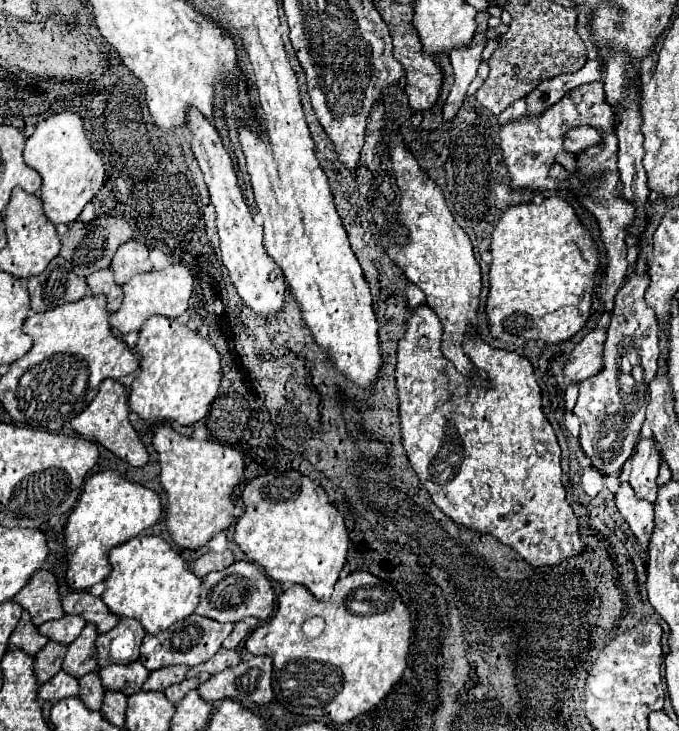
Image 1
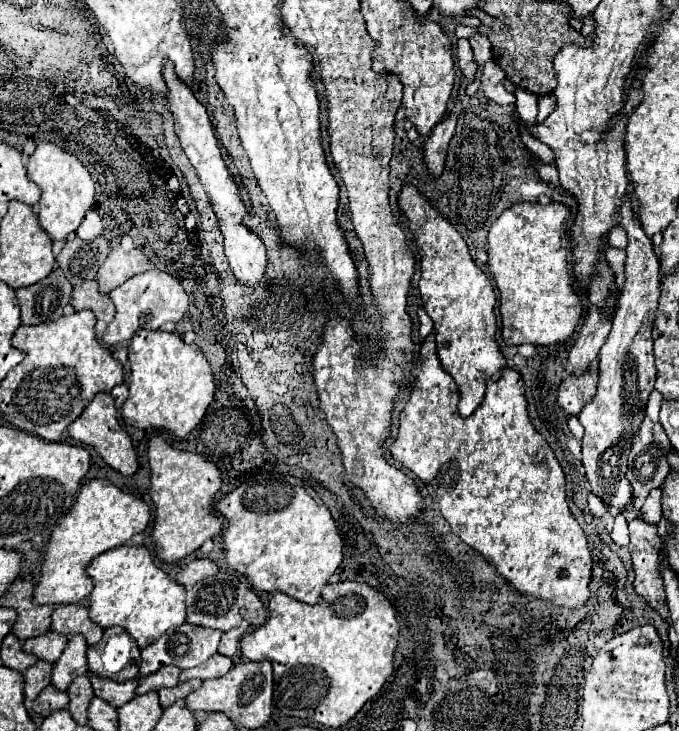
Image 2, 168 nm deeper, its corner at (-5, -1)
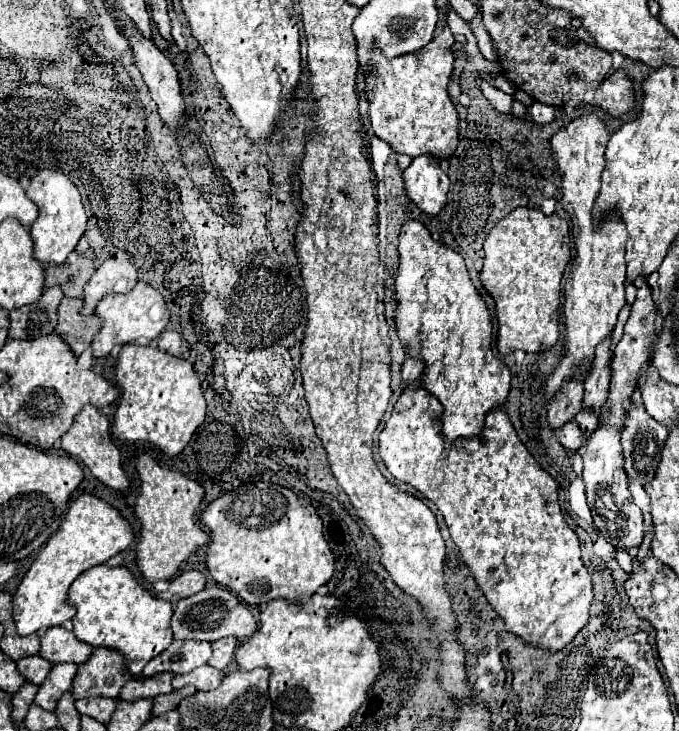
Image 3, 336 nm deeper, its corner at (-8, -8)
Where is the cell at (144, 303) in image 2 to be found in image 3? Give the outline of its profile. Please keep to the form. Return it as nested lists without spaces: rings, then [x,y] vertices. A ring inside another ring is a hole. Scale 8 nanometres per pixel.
[[[139,281],[125,295],[115,295],[115,293],[105,295],[99,301],[95,313],[99,317],[103,317],[103,321],[105,321],[103,327],[101,327],[101,331],[99,331],[99,335],[93,339],[93,345],[91,345],[95,357],[109,355],[117,345],[125,345],[125,343],[149,343],[151,339],[159,337],[165,331],[165,327],[169,325],[169,321],[171,321],[171,313],[167,309],[165,297],[155,287],[151,287],[149,283],[145,283],[145,281]]]

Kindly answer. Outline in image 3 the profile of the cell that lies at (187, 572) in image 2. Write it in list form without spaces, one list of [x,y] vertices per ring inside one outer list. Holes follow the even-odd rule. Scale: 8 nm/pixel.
[[[193,569],[193,571],[185,571],[179,577],[175,577],[171,581],[169,589],[163,591],[163,593],[157,593],[157,597],[167,599],[171,603],[177,603],[185,597],[191,597],[191,595],[199,593],[201,589],[205,589],[205,575],[201,571]]]

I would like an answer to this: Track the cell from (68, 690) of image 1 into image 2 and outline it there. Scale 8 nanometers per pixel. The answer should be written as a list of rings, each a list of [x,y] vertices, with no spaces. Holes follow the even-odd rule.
[[[46,686],[46,688],[38,694],[38,698],[34,700],[32,710],[34,710],[36,714],[40,714],[40,712],[54,712],[54,710],[62,710],[66,704],[68,704],[66,692],[58,692],[58,690]]]

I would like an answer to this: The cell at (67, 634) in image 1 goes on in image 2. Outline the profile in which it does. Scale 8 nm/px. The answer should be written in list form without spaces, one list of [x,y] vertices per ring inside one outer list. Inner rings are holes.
[[[46,632],[42,636],[36,636],[34,640],[26,640],[22,644],[22,650],[26,654],[34,654],[36,658],[44,662],[56,662],[64,650],[68,640],[62,640],[62,636],[54,636],[54,632]]]

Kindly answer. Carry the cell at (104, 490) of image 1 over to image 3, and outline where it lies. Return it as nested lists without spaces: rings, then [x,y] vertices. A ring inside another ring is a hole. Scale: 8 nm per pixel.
[[[79,495],[71,503],[63,525],[41,549],[13,595],[13,619],[17,625],[17,633],[31,635],[41,627],[49,629],[73,619],[77,609],[67,601],[71,583],[89,567],[105,563],[113,555],[125,551],[133,541],[135,533],[131,523],[113,505],[95,495]]]

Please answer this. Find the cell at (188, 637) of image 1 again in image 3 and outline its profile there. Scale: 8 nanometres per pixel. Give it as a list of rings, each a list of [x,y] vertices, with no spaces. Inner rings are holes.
[[[175,639],[161,655],[153,657],[145,667],[143,667],[143,675],[151,677],[155,673],[175,673],[175,675],[183,675],[193,671],[195,667],[201,667],[209,661],[213,649],[211,643],[205,641],[179,641]]]

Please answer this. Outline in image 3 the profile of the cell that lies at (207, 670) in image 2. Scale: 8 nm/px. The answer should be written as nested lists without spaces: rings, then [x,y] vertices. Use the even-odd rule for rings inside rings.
[[[203,665],[203,667],[193,669],[187,675],[175,675],[173,687],[181,689],[185,685],[195,685],[199,691],[211,691],[211,689],[217,689],[221,685],[221,681],[223,681],[223,673],[221,671],[217,671],[211,665]]]

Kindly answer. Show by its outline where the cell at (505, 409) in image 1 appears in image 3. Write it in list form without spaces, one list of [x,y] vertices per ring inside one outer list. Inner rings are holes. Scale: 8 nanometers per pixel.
[[[421,377],[413,381],[399,397],[397,409],[393,409],[379,435],[383,463],[395,479],[413,485],[439,507],[453,543],[459,547],[487,601],[505,619],[507,631],[523,637],[529,645],[541,645],[549,651],[563,649],[587,625],[593,591],[591,577],[581,561],[581,541],[563,519],[555,479],[521,443],[505,407],[489,411],[481,435],[455,439],[449,449],[441,431],[441,415],[441,403],[421,387]]]

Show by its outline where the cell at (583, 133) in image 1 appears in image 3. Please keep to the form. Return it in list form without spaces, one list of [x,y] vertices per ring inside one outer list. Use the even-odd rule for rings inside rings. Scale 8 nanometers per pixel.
[[[583,113],[581,117],[567,123],[563,129],[559,129],[551,137],[551,149],[553,159],[559,165],[561,179],[563,179],[563,199],[561,205],[571,217],[571,235],[573,235],[573,247],[577,251],[567,281],[565,281],[565,357],[553,371],[553,375],[547,381],[547,399],[553,397],[553,393],[561,387],[565,379],[569,379],[573,373],[573,365],[581,365],[583,375],[591,367],[595,345],[611,333],[611,329],[617,323],[617,313],[627,303],[625,301],[625,223],[617,215],[617,211],[607,211],[599,221],[593,219],[593,203],[595,195],[599,191],[601,171],[603,171],[603,159],[605,159],[605,147],[609,143],[609,131],[605,125],[605,119],[597,113]]]

